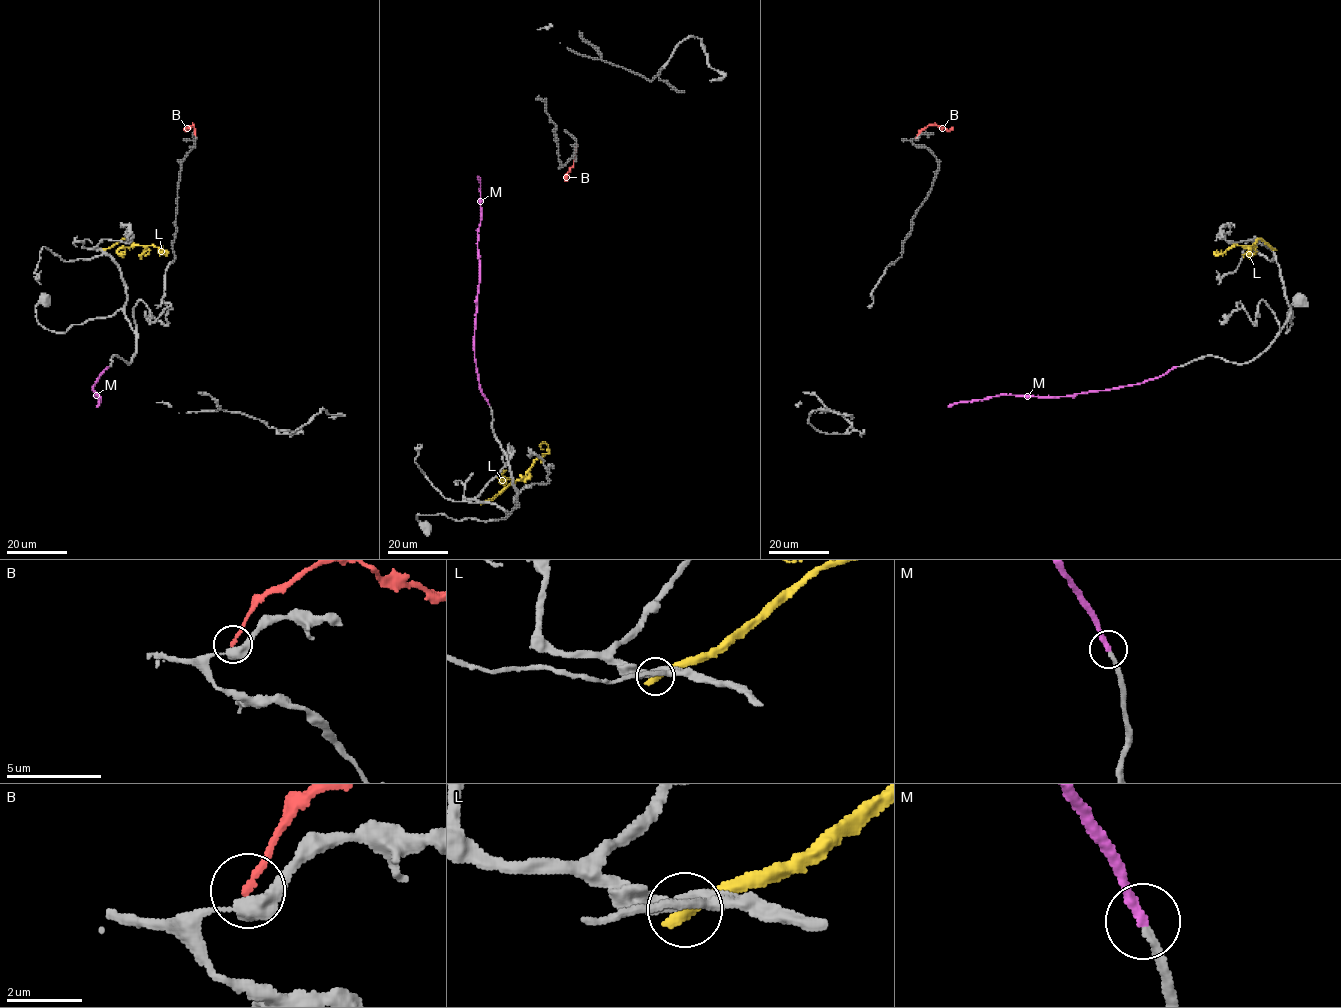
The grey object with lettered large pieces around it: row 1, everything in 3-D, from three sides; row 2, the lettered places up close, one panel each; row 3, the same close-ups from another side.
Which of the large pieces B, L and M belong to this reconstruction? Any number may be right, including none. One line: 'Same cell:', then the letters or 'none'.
Same cell: M

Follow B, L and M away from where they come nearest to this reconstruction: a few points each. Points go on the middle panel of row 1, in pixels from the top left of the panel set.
B: (577, 144), (574, 165), (565, 181)
L: (482, 502), (493, 499), (517, 480), (523, 479), (535, 460), (548, 452), (545, 442), (540, 444), (543, 449)
M: (490, 406), (479, 387), (474, 355), (481, 216), (478, 176)

